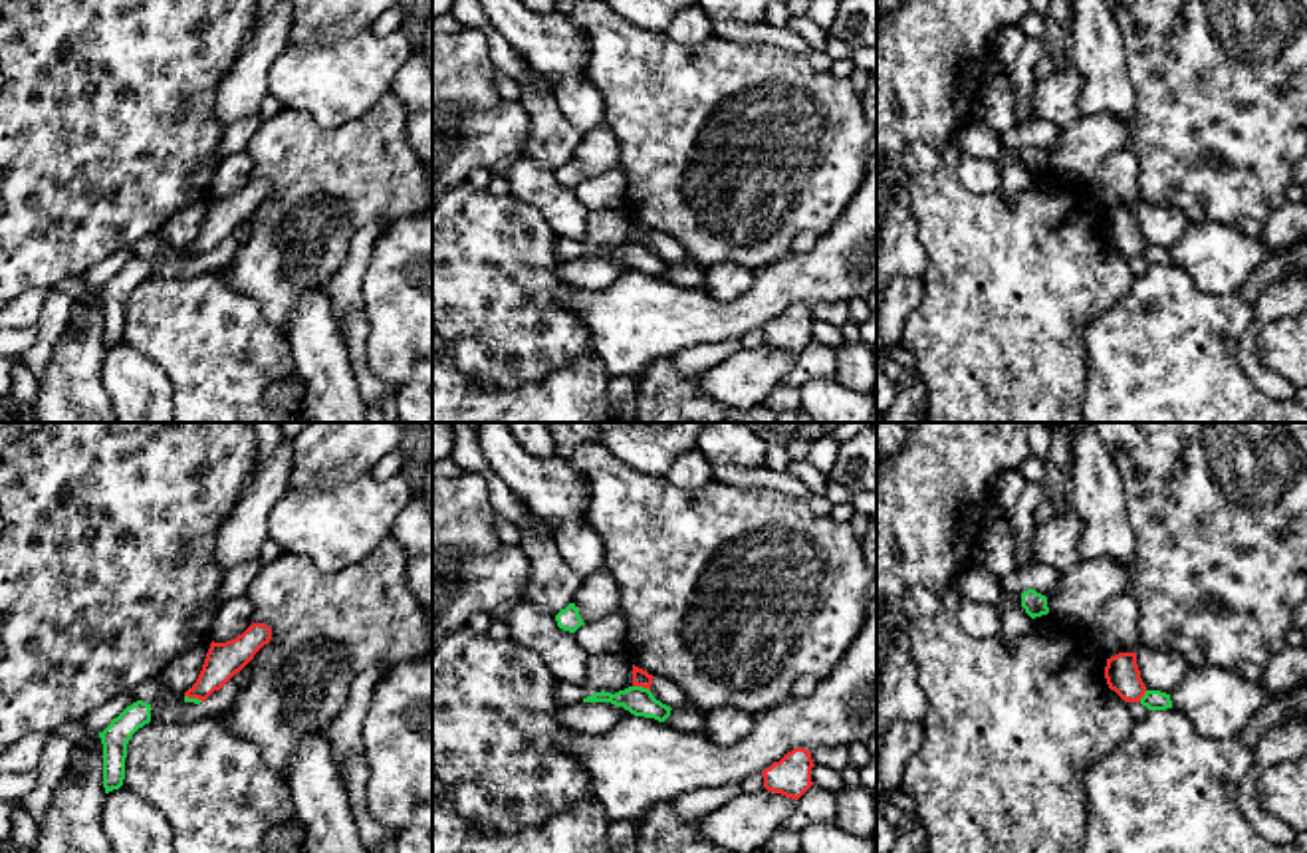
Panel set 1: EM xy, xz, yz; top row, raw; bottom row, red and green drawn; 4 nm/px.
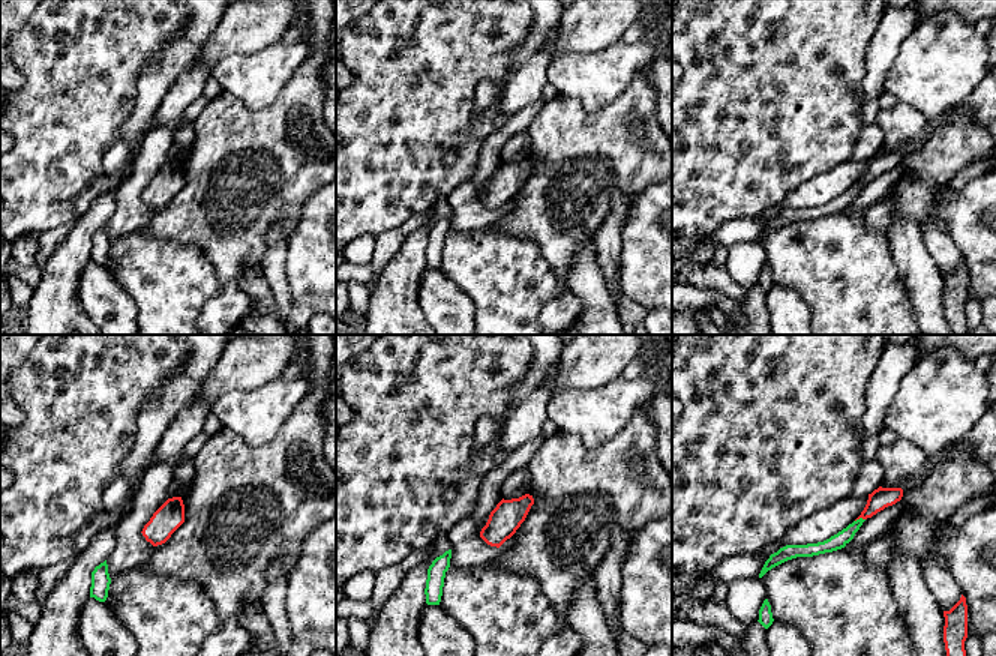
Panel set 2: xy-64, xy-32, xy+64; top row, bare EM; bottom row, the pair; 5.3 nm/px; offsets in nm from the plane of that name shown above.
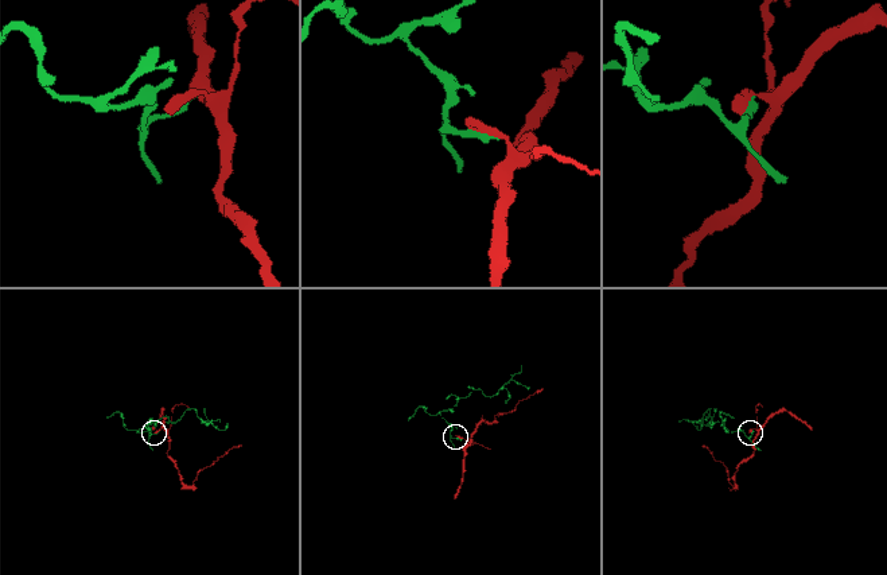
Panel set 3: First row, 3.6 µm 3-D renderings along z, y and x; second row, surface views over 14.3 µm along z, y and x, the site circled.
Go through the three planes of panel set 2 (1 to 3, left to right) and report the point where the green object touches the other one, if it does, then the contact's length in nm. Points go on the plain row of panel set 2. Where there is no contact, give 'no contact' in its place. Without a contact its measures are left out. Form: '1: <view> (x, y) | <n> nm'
1: no contact
2: no contact
3: xy+64 (860, 180) | 60 nm

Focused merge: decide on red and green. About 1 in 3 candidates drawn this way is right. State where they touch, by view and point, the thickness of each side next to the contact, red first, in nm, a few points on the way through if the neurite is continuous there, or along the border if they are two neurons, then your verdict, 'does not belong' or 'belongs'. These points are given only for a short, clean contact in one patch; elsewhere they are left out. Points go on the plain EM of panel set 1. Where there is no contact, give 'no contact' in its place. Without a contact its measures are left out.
meets red in xz at (641, 241); 70 nm thick on the red side, 120 nm on the other; border along xz (633, 241), (649, 246); does not belong

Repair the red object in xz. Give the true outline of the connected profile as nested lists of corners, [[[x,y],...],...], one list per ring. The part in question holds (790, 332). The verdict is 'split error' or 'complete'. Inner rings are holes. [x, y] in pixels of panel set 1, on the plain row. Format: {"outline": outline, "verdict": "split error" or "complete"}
{"outline": [[[793,304],[779,317],[773,317],[762,327],[764,343],[791,355],[799,355],[811,341],[811,307]]], "verdict": "complete"}

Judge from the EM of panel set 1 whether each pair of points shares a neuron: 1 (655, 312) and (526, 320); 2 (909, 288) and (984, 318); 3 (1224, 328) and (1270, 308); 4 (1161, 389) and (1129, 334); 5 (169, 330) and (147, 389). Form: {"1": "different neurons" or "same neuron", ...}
{"1": "different neurons", "2": "different neurons", "3": "different neurons", "4": "same neuron", "5": "different neurons"}

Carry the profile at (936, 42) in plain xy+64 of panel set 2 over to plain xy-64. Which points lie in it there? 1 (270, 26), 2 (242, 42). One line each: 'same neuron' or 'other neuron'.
1: other neuron
2: other neuron

